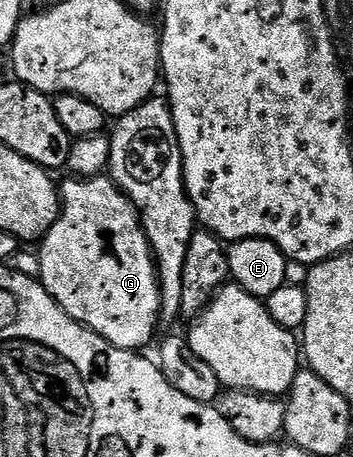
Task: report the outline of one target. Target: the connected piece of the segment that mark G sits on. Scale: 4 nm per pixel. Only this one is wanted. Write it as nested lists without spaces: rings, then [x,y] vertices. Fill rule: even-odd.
[[[108,176],[83,177],[80,179],[69,179],[66,185],[62,184],[59,189],[61,195],[61,214],[59,219],[51,227],[51,231],[40,242],[41,248],[41,273],[39,280],[45,289],[57,300],[59,307],[71,315],[80,325],[86,325],[91,331],[95,331],[107,343],[111,343],[120,349],[131,349],[134,351],[144,350],[144,345],[153,337],[153,332],[159,326],[161,315],[161,284],[157,281],[157,267],[153,259],[153,252],[149,246],[149,240],[144,229],[141,228],[141,216],[137,213],[137,208],[129,202],[124,191],[115,184]]]

